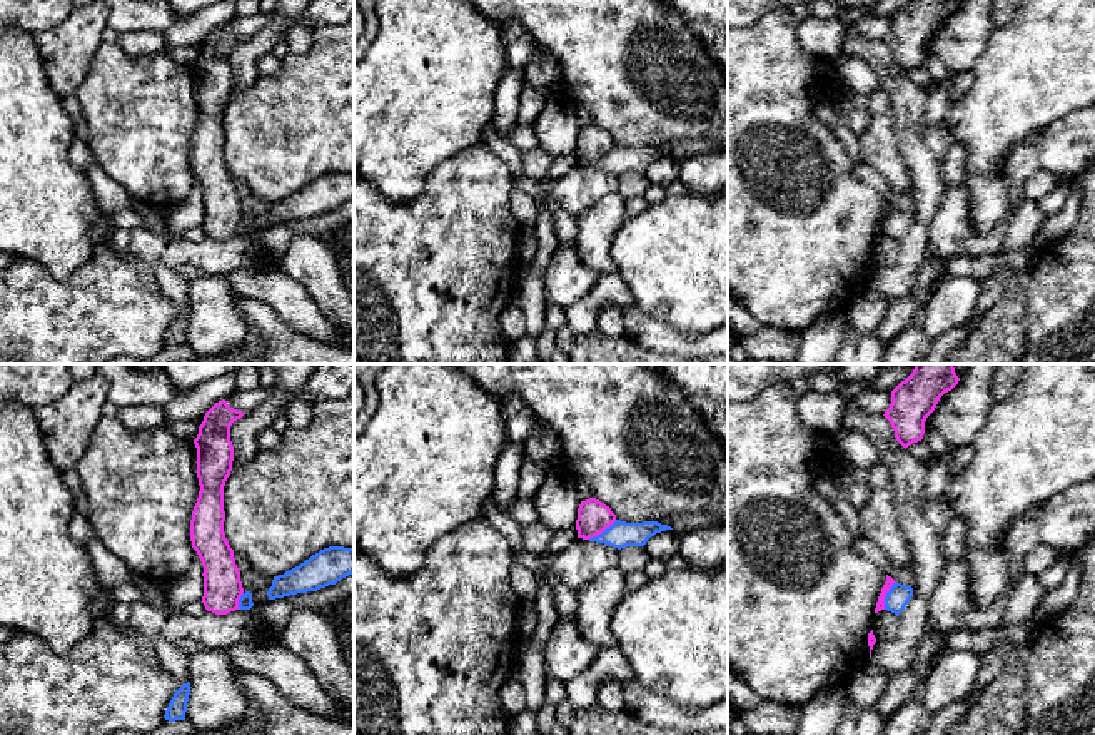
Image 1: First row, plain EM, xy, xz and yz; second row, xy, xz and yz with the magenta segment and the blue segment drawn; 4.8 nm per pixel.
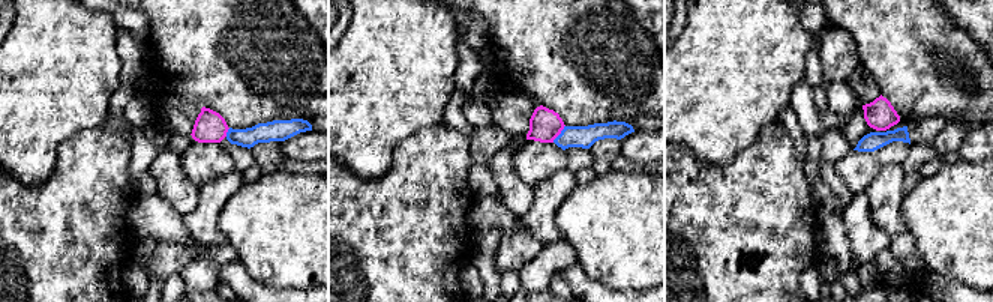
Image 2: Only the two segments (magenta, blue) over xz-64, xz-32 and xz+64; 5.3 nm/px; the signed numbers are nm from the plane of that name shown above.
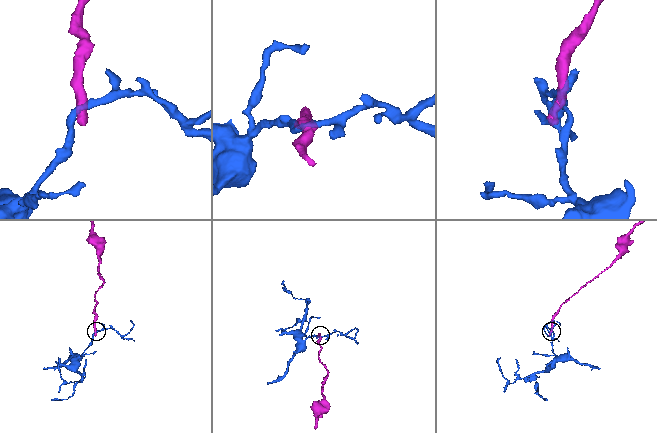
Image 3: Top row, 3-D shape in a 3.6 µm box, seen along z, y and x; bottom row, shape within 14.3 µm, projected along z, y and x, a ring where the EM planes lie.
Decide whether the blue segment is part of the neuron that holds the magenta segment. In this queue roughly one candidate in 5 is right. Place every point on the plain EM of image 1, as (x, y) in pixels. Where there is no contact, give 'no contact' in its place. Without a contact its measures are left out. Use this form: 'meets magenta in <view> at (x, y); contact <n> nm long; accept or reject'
meets magenta in yz at (885, 221); contact 150 nm long; reject

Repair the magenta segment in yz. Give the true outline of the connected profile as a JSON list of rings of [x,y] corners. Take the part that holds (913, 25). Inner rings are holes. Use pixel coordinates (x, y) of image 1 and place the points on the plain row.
[[[910,0],[891,17],[891,30],[883,42],[905,75],[923,65],[926,43],[958,7],[956,0]]]

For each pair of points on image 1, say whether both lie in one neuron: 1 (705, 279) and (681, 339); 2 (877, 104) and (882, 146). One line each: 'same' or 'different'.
1: different
2: same

